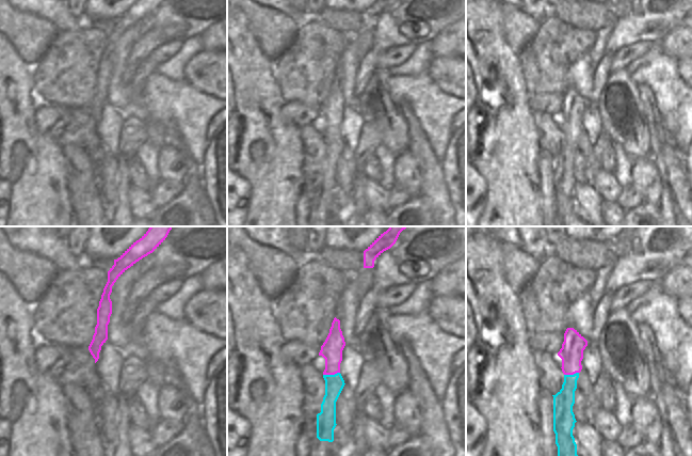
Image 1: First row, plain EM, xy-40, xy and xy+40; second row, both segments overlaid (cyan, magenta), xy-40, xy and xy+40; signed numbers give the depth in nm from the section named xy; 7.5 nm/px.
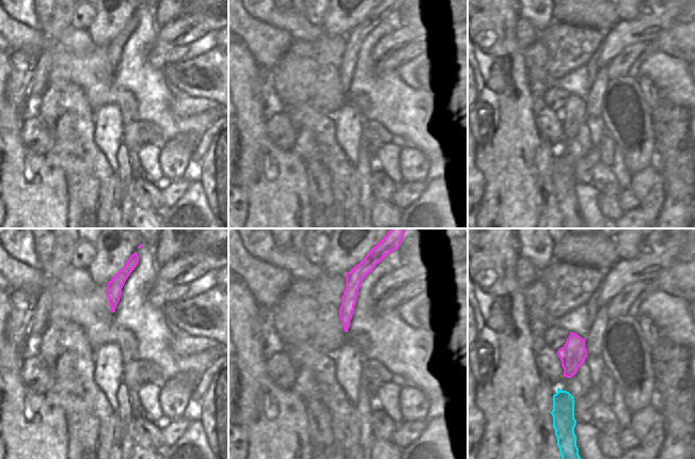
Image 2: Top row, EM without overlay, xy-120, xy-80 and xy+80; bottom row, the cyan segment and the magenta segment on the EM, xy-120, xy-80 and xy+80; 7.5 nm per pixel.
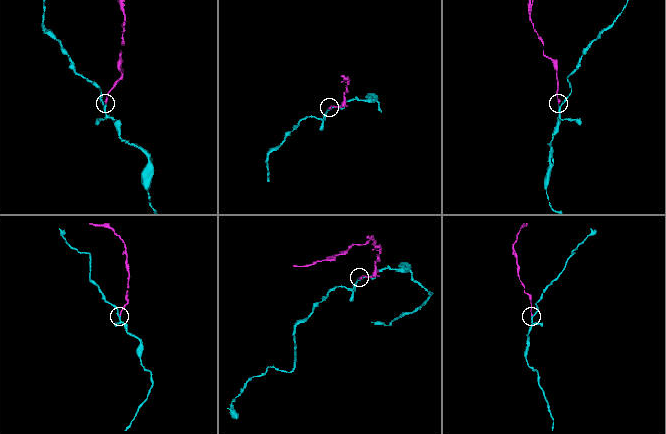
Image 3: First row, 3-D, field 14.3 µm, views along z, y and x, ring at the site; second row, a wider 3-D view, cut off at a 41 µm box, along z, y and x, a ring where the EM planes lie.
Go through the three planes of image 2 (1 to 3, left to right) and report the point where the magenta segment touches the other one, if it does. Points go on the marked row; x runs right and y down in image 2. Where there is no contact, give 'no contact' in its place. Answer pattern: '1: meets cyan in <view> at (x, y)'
1: no contact
2: no contact
3: no contact

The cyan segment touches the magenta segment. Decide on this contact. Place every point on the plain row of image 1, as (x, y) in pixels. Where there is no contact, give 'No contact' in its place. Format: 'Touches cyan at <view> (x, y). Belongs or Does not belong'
Touches cyan at xy (331, 136). Does not belong

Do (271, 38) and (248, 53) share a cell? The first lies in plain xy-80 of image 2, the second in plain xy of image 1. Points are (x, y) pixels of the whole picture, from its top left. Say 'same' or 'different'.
different

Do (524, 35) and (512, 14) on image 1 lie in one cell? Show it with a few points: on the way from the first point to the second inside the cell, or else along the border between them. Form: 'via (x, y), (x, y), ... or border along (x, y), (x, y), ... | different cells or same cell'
via (519, 30), (513, 19) | same cell

